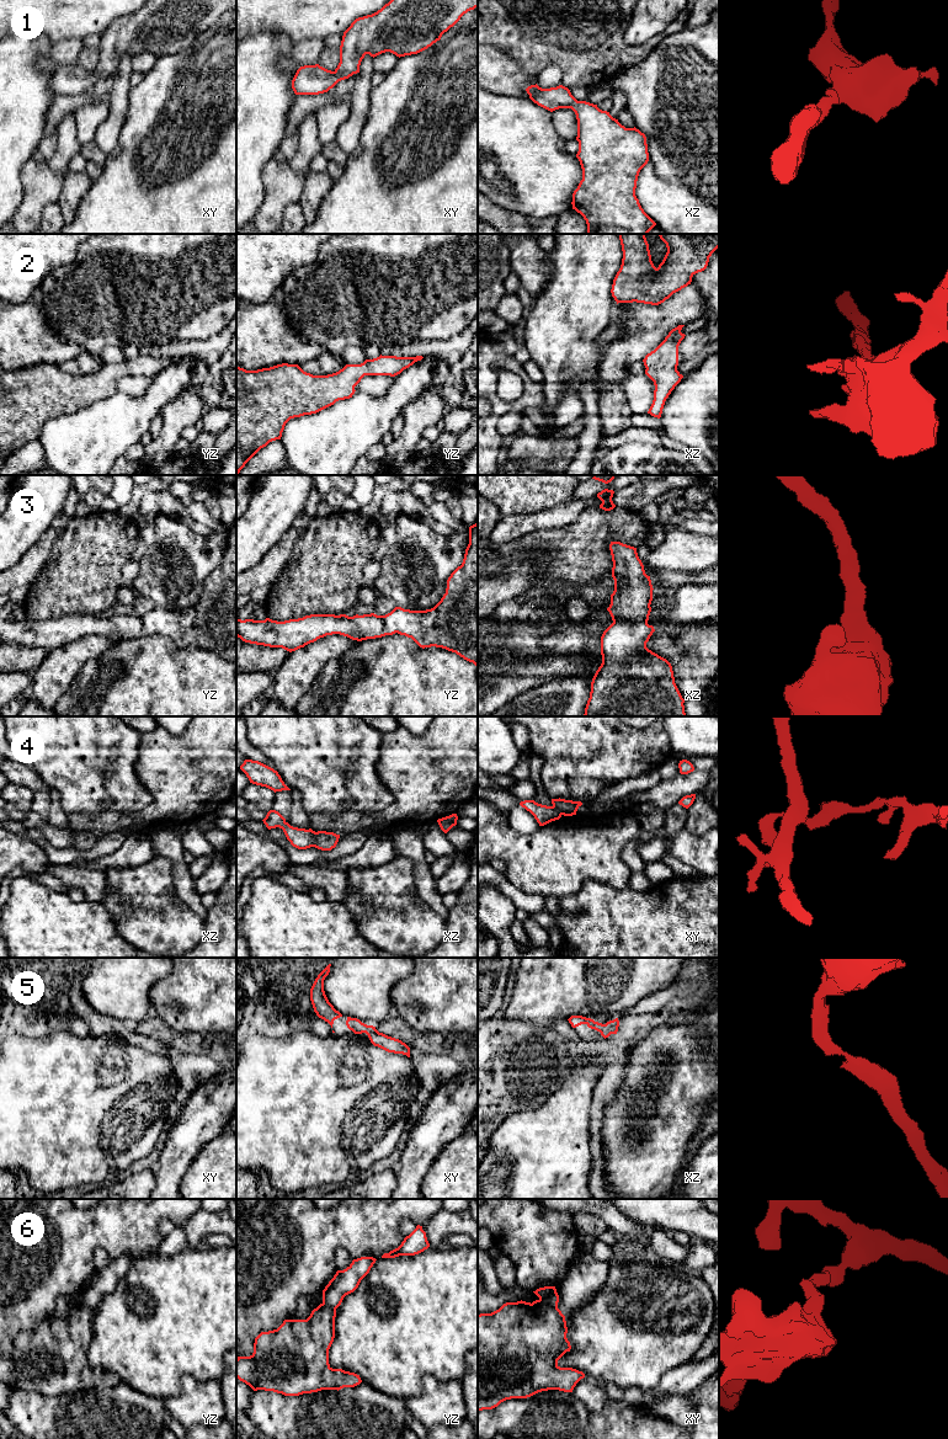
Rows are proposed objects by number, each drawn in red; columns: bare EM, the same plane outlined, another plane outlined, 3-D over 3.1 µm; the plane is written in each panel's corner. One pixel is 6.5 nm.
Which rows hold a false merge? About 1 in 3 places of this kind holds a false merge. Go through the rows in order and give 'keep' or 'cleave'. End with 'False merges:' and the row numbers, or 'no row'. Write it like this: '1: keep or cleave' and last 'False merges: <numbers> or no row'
1: keep
2: keep
3: keep
4: cleave
5: keep
6: cleave
False merges: 4, 6

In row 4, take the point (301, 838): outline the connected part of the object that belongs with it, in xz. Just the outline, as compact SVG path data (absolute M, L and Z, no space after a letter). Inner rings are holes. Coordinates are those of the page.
M270 810L262 821L268 830L282 828L293 847L298 849L314 847L315 831L291 826L278 811Z

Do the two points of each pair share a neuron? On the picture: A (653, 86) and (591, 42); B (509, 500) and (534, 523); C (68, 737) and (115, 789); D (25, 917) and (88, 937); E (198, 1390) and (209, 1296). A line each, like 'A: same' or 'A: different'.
A: different
B: different
C: same
D: same
E: different

